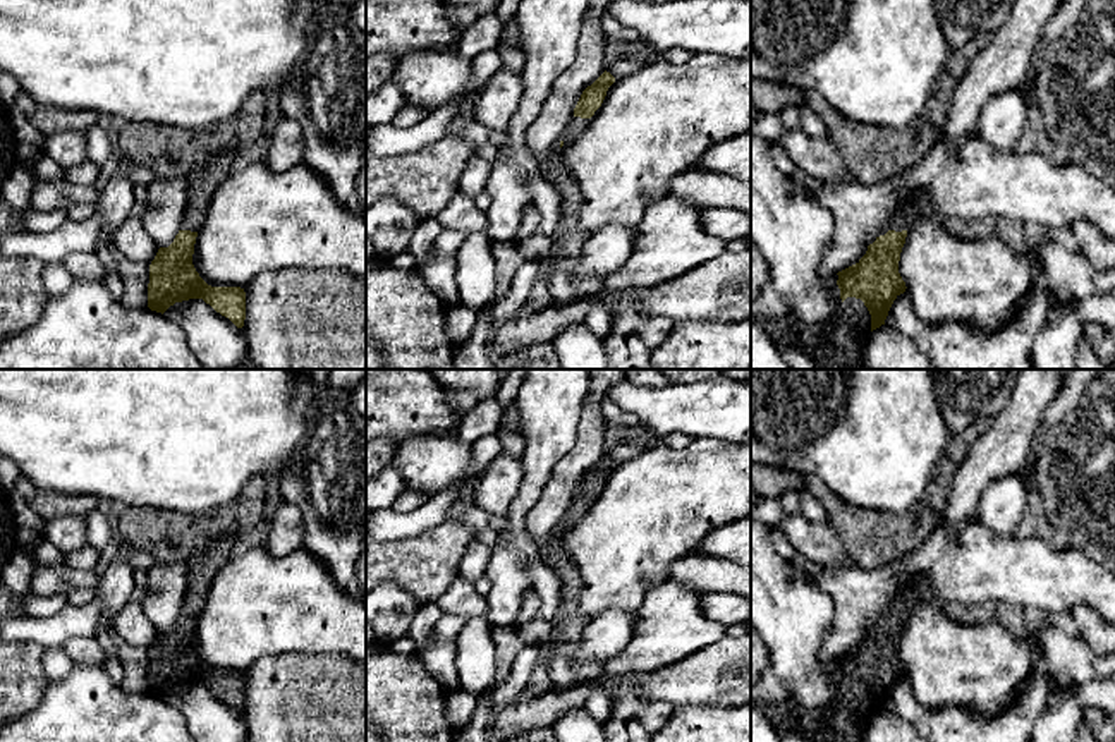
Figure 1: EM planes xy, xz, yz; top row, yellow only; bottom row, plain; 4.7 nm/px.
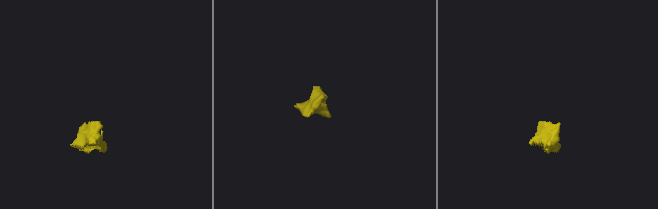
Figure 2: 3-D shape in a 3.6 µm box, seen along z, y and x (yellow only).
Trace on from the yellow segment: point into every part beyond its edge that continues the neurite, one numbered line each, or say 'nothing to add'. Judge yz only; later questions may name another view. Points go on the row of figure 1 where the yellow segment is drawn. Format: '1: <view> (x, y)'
1: yz (901, 222)
2: yz (851, 330)

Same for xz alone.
1: xz (576, 126)

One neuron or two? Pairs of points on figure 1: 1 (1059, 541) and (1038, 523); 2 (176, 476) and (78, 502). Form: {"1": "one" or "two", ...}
{"1": "one", "2": "two"}

